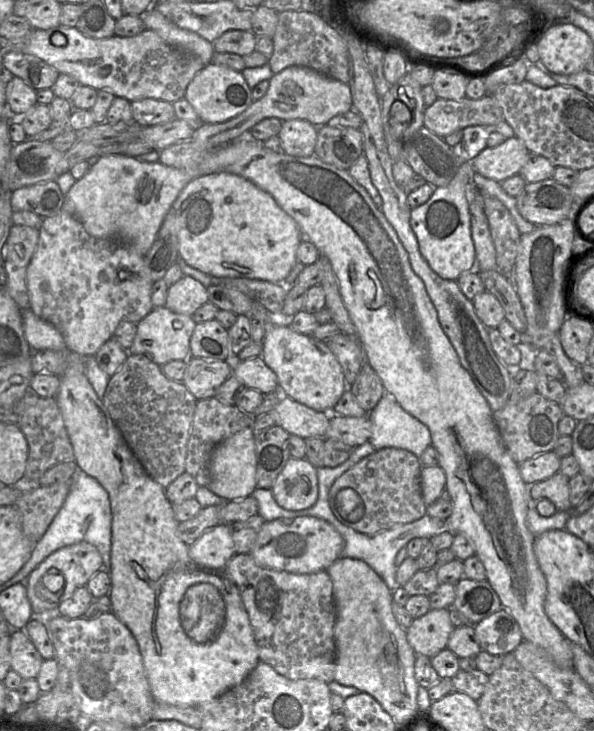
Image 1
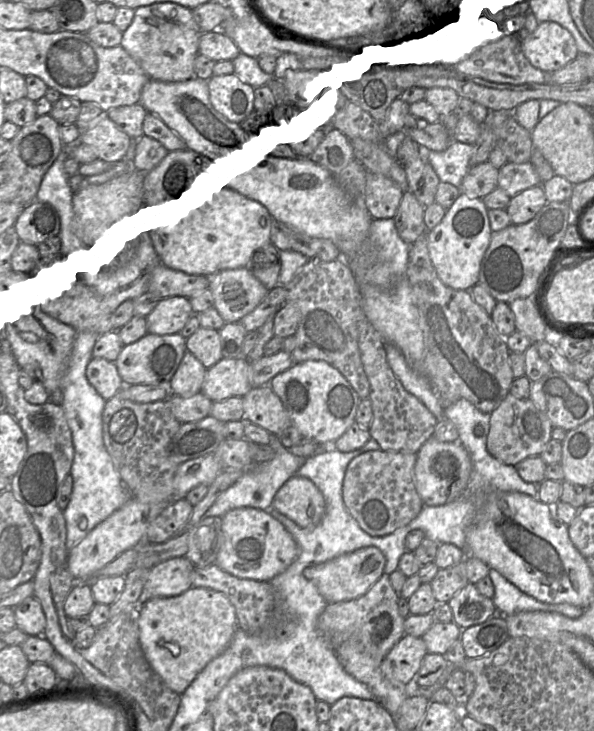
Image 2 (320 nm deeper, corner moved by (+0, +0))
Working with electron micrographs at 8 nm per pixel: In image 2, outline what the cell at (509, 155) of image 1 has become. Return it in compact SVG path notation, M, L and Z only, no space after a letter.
M489 161L469 169L460 185L460 192L470 198L483 199L498 187L499 169Z

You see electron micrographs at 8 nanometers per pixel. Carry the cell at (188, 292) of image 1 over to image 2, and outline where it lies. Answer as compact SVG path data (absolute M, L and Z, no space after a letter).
M174 295L161 298L145 317L147 331L158 335L179 333L192 313L187 297Z

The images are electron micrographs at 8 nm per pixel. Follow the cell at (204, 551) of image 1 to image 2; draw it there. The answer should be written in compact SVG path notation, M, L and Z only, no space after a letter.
M175 557L154 566L143 587L140 603L157 597L172 597L193 587L191 573L194 564L186 557Z

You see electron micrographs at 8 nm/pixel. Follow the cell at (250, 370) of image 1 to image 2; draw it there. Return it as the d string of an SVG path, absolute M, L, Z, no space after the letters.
M245 357L221 358L206 371L201 391L213 402L242 397L253 388L250 361Z

